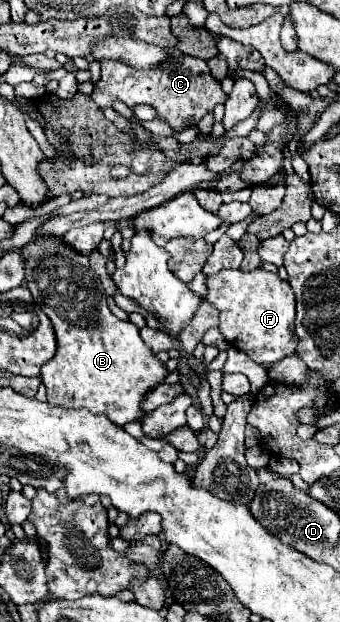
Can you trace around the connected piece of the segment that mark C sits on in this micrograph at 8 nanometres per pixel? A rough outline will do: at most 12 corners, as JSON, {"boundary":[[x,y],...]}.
{"boundary":[[169,56],[161,70],[103,60],[91,98],[149,104],[175,132],[227,94],[205,60]]}

